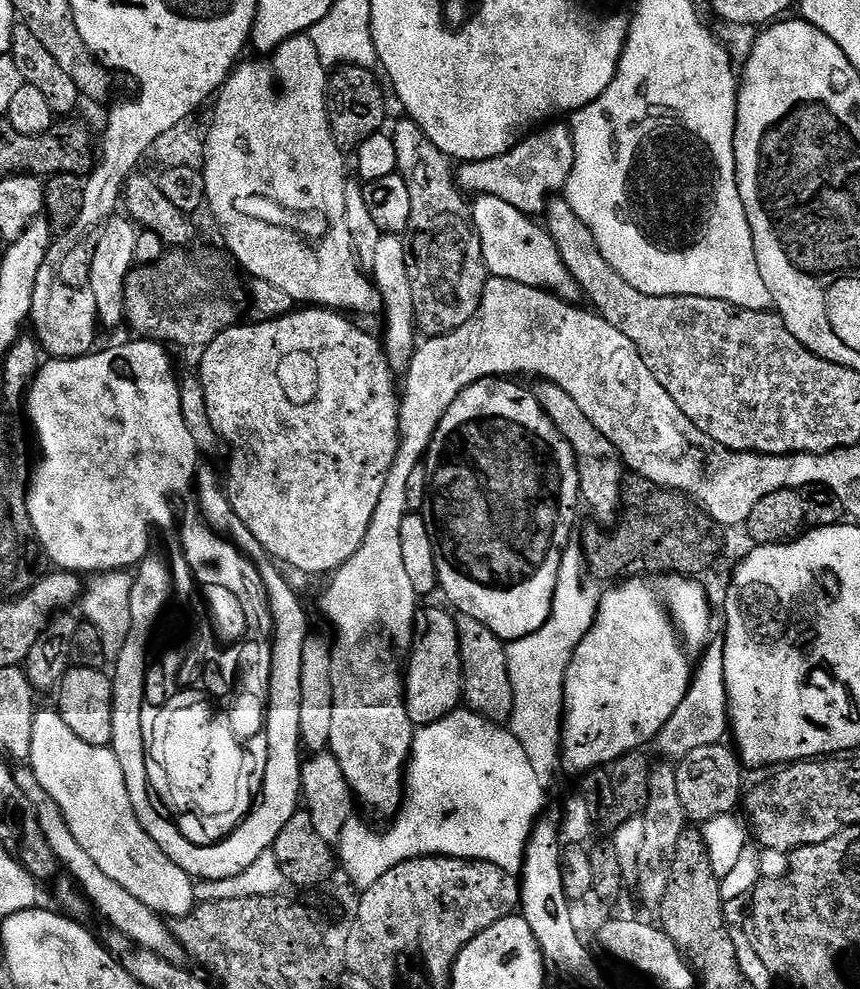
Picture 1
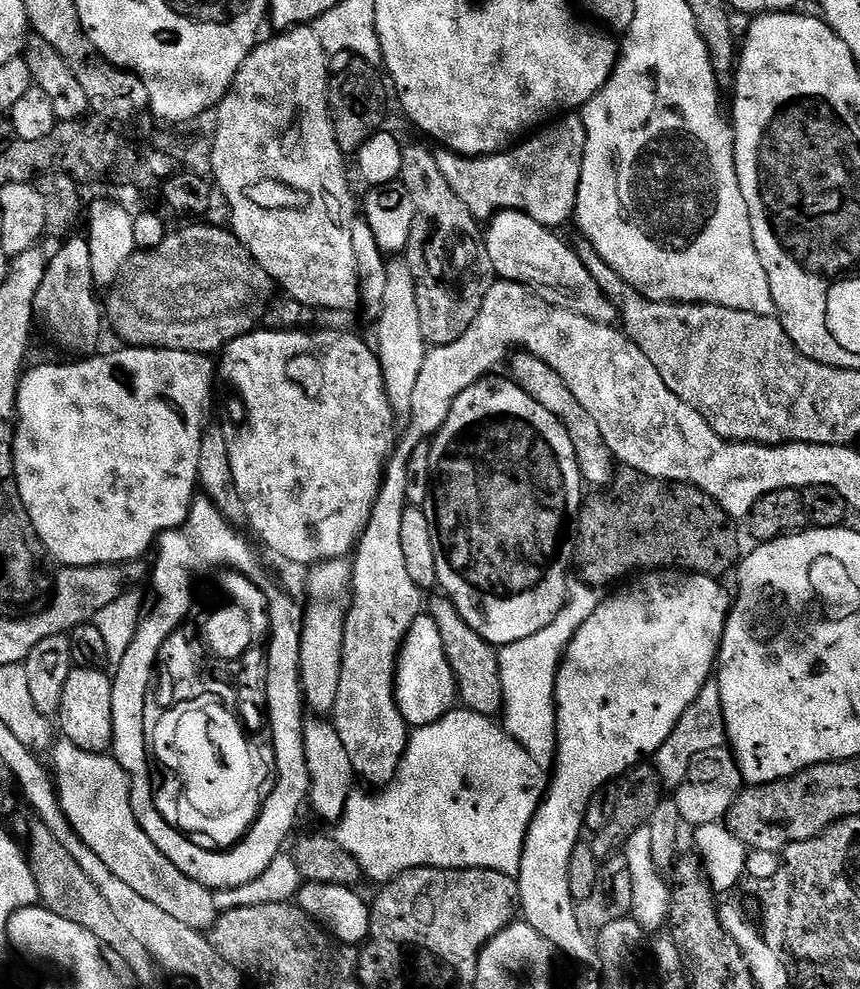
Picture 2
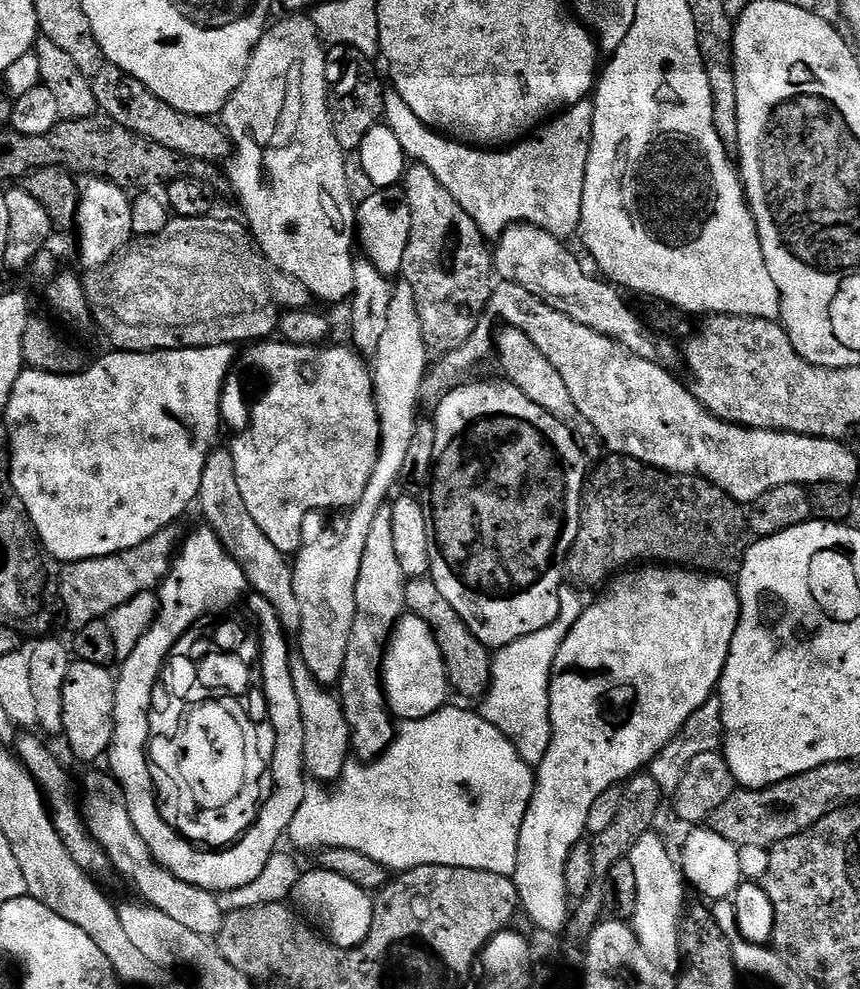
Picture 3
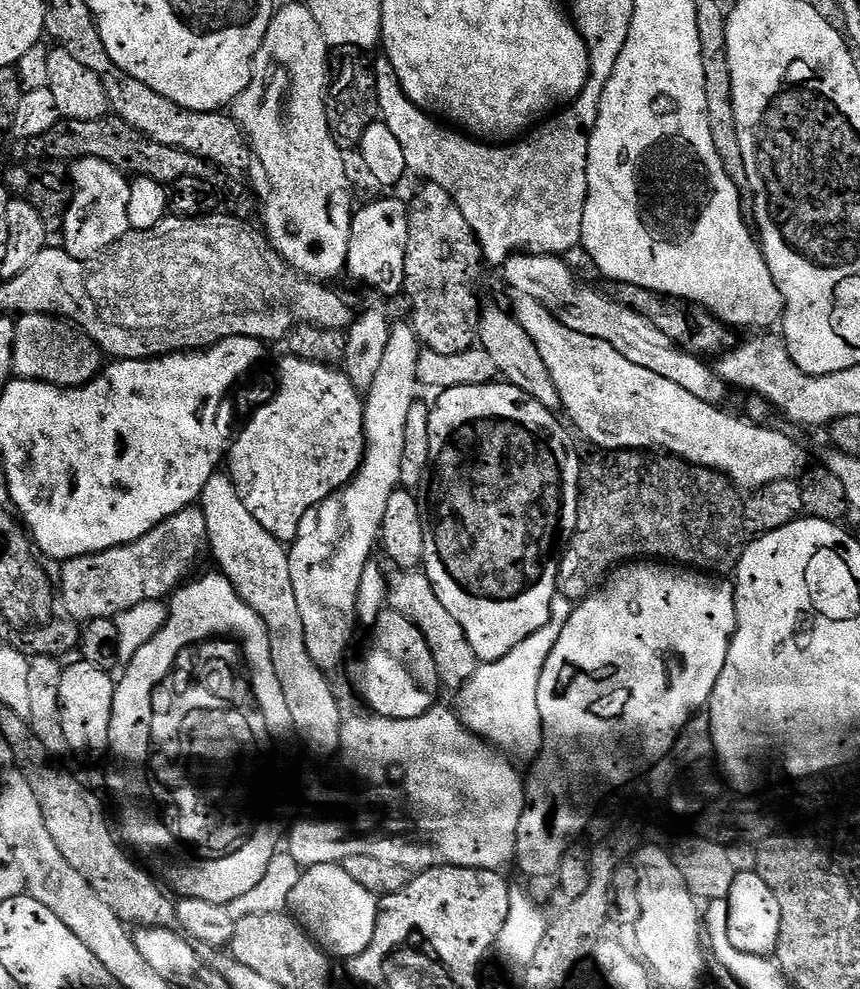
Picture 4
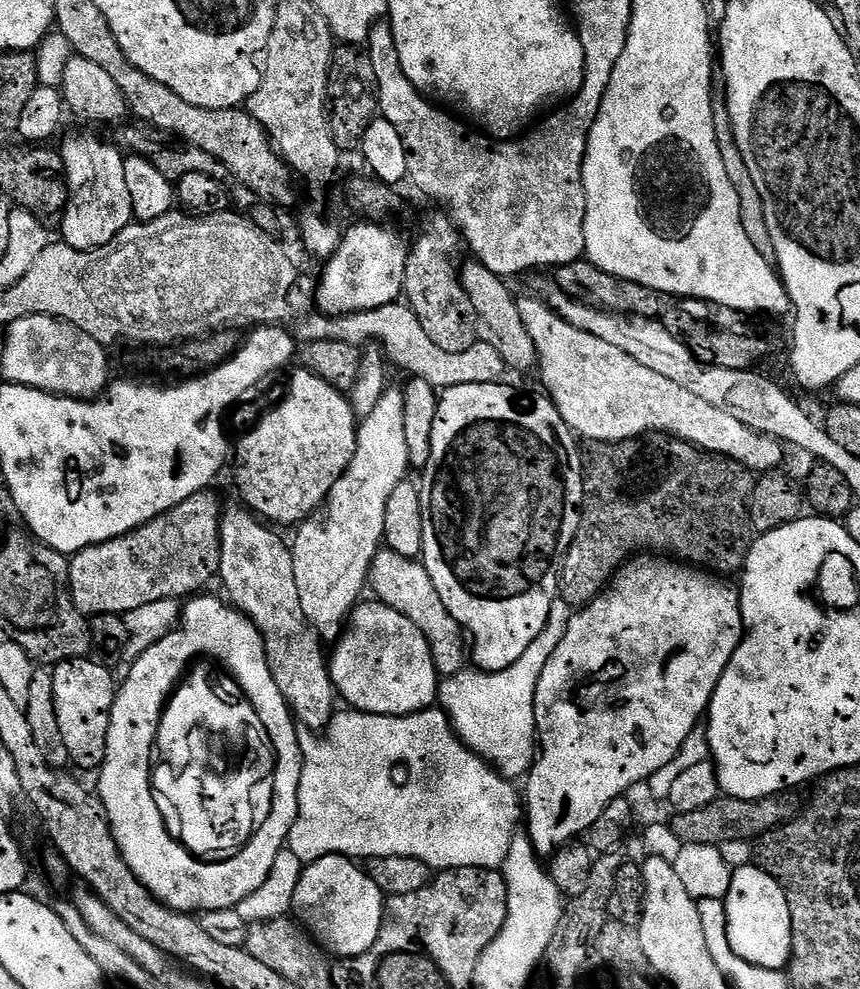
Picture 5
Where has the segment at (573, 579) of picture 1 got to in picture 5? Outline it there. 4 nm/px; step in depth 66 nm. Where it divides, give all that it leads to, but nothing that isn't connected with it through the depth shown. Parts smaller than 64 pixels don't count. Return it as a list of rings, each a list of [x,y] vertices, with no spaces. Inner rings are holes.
[[[560,598],[553,600],[550,606],[550,618],[546,622],[542,634],[538,634],[538,638],[534,638],[534,642],[530,642],[526,654],[522,654],[522,658],[518,658],[518,662],[514,662],[514,666],[506,666],[506,670],[498,670],[497,672],[465,670],[456,676],[447,677],[439,685],[439,707],[447,714],[448,721],[456,729],[456,734],[462,743],[472,752],[479,754],[482,759],[487,760],[507,780],[515,781],[516,776],[527,777],[538,755],[538,737],[536,734],[538,678],[542,678],[542,670],[546,670],[546,662],[550,662],[554,650],[558,650],[558,642],[562,642],[562,638],[566,634],[569,619],[569,605]]]

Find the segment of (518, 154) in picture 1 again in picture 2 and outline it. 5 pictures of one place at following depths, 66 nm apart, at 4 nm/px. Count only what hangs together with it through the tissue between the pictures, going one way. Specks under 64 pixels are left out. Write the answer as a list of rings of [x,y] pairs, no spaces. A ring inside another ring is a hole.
[[[583,115],[565,116],[568,116],[565,120],[557,119],[552,122],[557,124],[541,127],[532,134],[537,136],[529,135],[523,142],[494,156],[459,156],[457,152],[437,151],[438,170],[446,174],[450,190],[462,198],[477,221],[488,222],[496,213],[512,209],[524,212],[546,228],[560,230],[567,220],[573,219],[576,210],[586,146]]]

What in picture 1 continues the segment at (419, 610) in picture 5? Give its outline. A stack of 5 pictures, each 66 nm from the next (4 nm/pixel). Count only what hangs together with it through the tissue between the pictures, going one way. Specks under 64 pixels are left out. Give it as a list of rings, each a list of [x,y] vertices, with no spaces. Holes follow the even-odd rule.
[[[465,615],[456,620],[456,635],[459,637],[460,661],[464,667],[463,703],[491,724],[507,725],[514,710],[514,686],[510,682],[505,641],[482,622]]]

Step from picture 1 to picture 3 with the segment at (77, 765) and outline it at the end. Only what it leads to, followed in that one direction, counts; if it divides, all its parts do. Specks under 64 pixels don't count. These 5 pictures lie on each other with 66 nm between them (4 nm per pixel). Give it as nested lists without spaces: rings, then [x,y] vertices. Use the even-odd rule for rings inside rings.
[[[111,775],[92,776],[88,780],[88,793],[82,796],[84,823],[92,832],[92,837],[104,847],[108,863],[117,868],[134,887],[140,891],[139,896],[145,903],[157,908],[162,914],[174,918],[186,926],[186,930],[194,930],[194,934],[209,938],[219,937],[226,913],[216,901],[217,893],[207,892],[198,886],[190,886],[190,882],[182,882],[170,870],[166,870],[150,854],[146,842],[134,830],[134,822],[130,822],[128,806],[119,795],[118,785]]]

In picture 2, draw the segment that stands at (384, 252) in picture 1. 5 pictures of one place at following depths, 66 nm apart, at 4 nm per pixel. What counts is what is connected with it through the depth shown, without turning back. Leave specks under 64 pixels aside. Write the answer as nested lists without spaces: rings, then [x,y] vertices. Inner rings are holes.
[[[392,258],[387,261],[386,296],[382,302],[380,319],[375,321],[374,328],[376,328],[374,351],[380,357],[388,401],[393,413],[407,413],[410,394],[414,394],[418,373],[422,370],[424,356],[429,350],[429,345],[424,343],[422,321],[418,315],[418,294],[414,286],[414,274],[410,270],[407,259]]]

